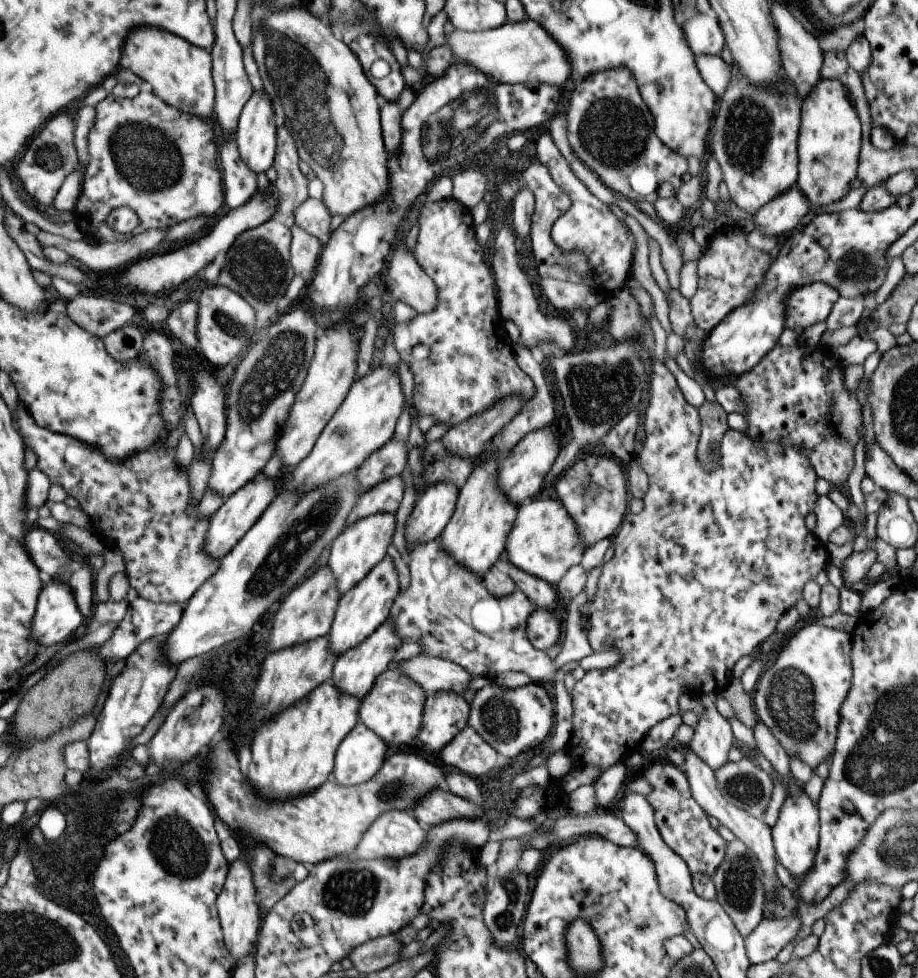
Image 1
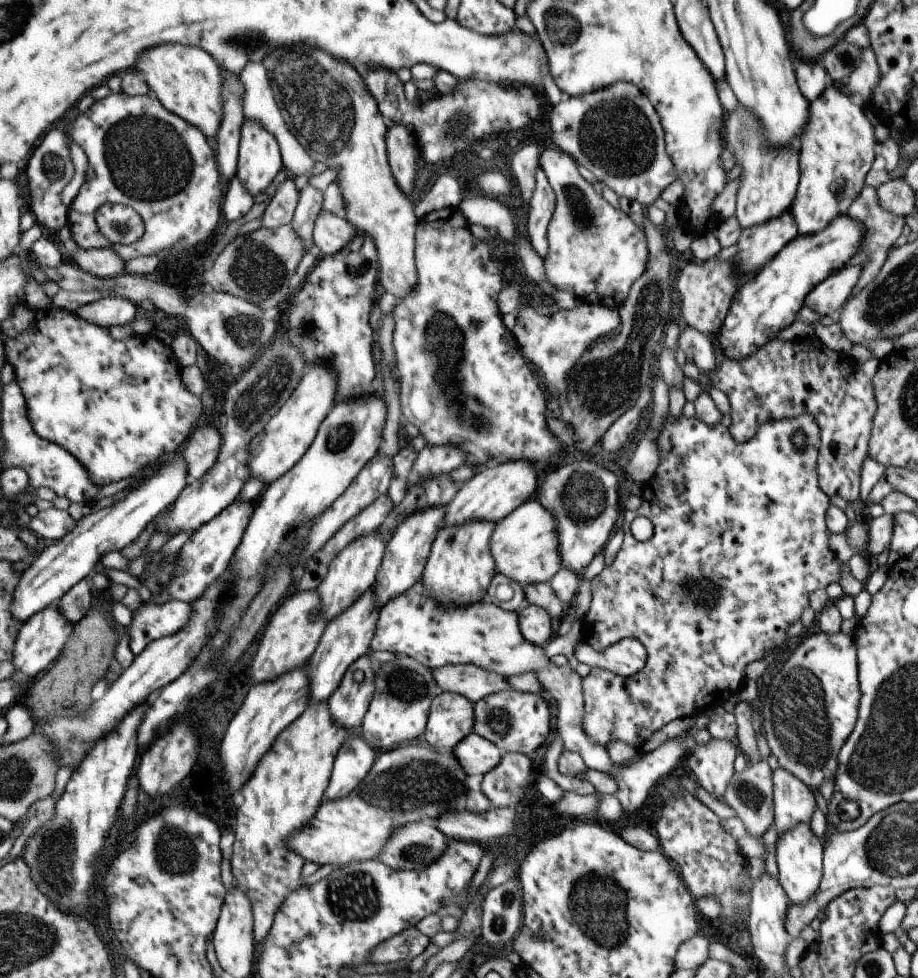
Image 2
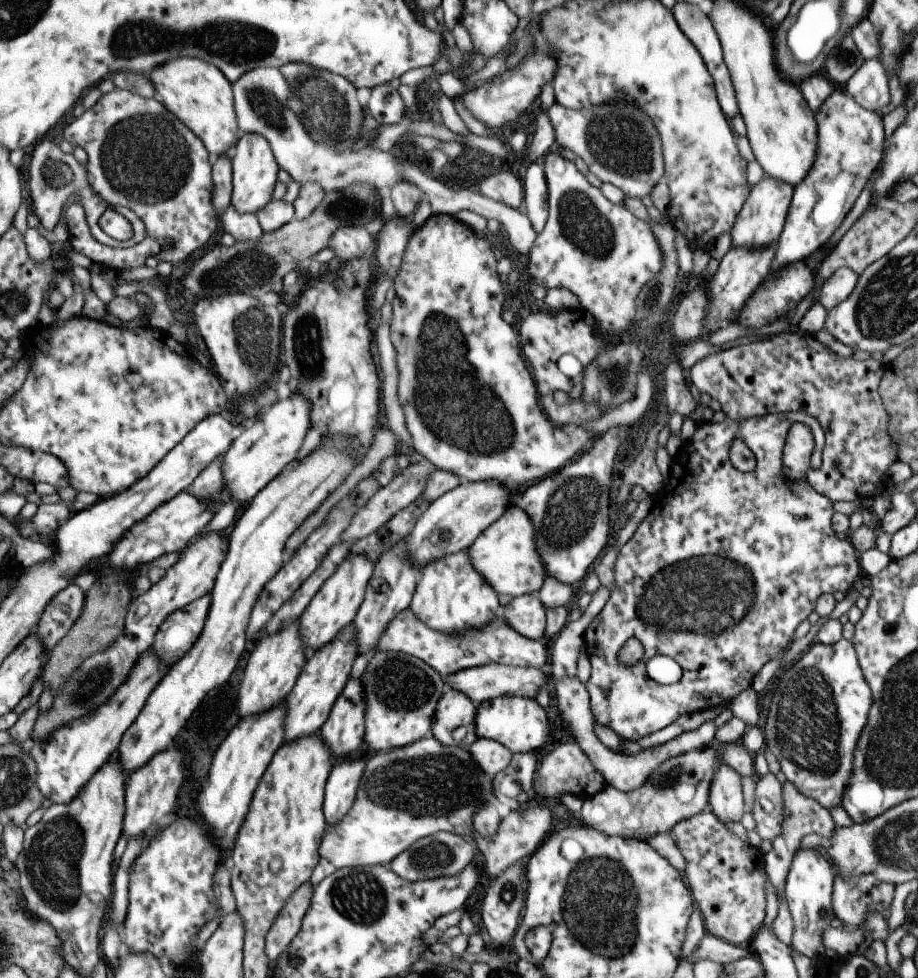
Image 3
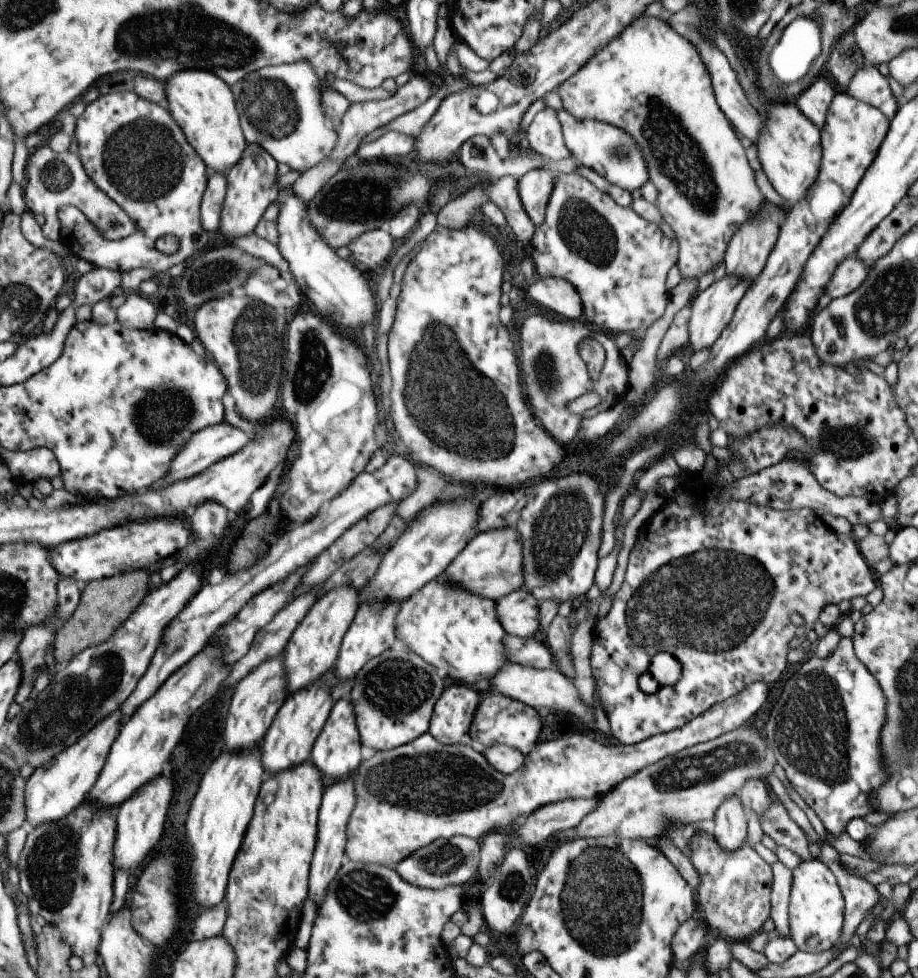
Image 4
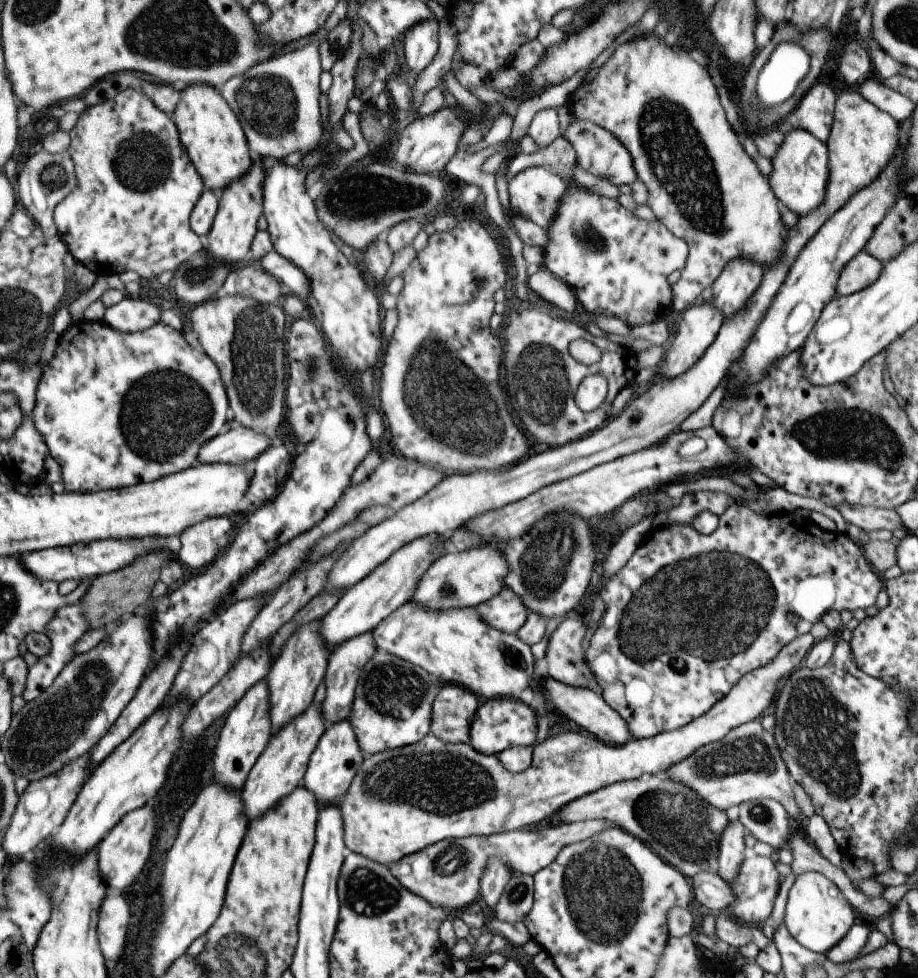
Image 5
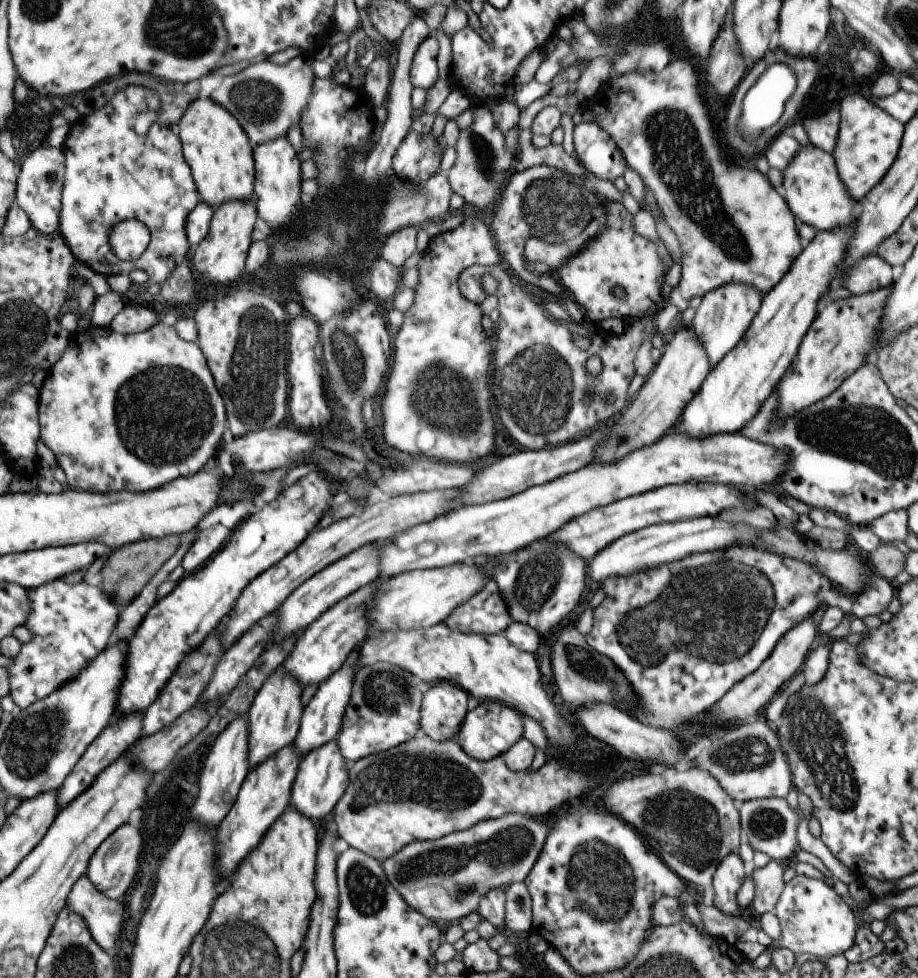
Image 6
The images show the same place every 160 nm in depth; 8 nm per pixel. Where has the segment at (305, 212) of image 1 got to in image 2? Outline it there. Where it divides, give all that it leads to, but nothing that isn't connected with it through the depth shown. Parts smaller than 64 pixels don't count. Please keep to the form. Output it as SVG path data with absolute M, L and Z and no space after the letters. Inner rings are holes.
M321 211L314 226L314 241L321 255L332 255L349 244L357 229L347 220L328 211Z

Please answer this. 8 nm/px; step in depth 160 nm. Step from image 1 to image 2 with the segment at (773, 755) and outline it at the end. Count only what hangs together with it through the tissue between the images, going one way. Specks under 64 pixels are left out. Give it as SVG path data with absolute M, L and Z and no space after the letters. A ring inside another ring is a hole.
M777 767L772 770L772 805L774 822L778 836L790 826L808 822L816 806L812 793L801 779L787 769Z

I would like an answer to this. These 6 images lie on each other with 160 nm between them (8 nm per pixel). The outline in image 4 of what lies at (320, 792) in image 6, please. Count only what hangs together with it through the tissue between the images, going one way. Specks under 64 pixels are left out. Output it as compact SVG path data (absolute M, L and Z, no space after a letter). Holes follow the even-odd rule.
M346 695L335 703L332 716L313 747L311 762L321 769L328 783L347 779L347 776L353 770L357 770L364 761L361 758L361 745L363 742L357 722L356 706L350 695Z

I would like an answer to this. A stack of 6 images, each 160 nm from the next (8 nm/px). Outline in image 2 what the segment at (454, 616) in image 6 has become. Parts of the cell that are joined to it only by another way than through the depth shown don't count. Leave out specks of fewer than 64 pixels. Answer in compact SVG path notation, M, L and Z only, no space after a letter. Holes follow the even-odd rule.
M529 604L517 615L518 627L523 638L535 646L546 646L551 638L550 616L538 605Z

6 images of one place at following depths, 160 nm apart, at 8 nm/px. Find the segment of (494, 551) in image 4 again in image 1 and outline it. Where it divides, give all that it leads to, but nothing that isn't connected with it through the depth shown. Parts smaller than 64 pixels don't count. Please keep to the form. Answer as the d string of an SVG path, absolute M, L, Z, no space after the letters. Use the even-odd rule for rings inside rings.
M549 498L527 500L518 506L503 554L505 560L554 587L570 566L579 565L585 549L572 516L561 501Z

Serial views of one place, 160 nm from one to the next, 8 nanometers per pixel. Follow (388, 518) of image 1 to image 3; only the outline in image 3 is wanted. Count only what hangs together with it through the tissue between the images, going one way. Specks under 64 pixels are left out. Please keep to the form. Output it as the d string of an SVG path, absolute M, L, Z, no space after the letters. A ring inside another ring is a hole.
M351 553L338 566L335 574L323 584L319 594L313 598L306 612L300 618L302 622L302 639L306 644L306 654L311 658L316 650L322 649L329 642L333 642L343 630L356 621L357 614L360 613L361 605L364 604L366 590L373 573L375 564L366 557L366 554Z

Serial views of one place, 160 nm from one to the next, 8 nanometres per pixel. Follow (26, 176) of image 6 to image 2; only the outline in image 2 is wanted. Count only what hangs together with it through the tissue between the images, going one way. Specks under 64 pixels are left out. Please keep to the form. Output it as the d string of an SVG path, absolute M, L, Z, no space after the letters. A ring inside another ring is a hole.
M51 130L45 138L39 142L39 145L32 152L31 158L25 166L25 176L27 176L28 189L32 203L30 205L38 224L43 224L51 230L61 230L63 226L69 226L69 207L61 203L61 192L63 188L71 182L73 172L75 172L75 164L71 160L71 150L69 145L73 142L71 136L67 136L61 130ZM121 203L104 204L97 211L96 219L113 246L128 246L137 242L146 231L143 217L135 209Z

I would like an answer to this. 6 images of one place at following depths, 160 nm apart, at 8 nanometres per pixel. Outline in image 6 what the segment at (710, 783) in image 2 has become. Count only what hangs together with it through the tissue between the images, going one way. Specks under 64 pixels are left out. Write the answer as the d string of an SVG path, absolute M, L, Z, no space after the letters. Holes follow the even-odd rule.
M737 853L726 854L712 874L714 892L712 906L717 907L723 914L739 915L739 905L735 900L735 893L745 877L743 863Z

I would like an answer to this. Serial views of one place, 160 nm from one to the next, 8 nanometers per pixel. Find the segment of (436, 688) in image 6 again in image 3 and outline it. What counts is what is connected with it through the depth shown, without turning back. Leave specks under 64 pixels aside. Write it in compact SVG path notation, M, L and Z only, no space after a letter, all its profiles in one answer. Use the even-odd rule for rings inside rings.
M446 687L437 700L428 735L441 746L469 746L477 740L474 734L475 708L461 692Z

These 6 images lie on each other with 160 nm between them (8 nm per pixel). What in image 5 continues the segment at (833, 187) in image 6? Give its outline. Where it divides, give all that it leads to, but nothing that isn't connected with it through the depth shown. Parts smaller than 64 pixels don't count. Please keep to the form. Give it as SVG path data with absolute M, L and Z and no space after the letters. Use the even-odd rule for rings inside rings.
M801 127L791 129L783 136L774 155L769 158L771 170L767 180L781 208L791 210L797 216L804 215L816 209L825 194L828 179L826 146Z

